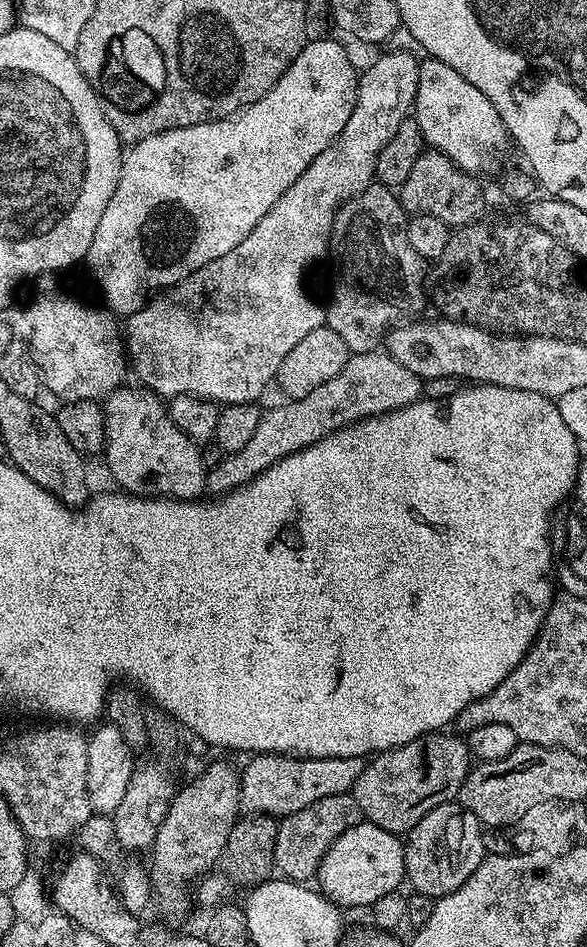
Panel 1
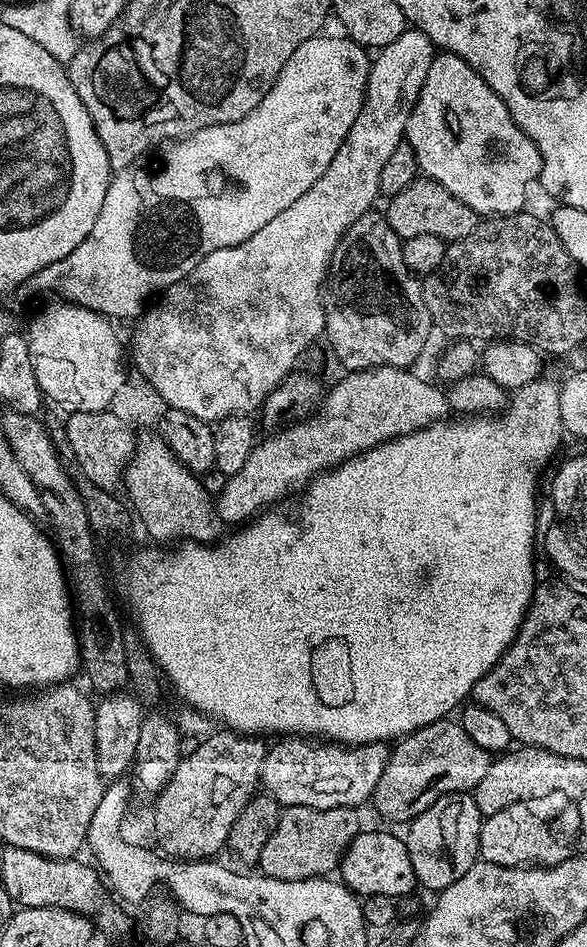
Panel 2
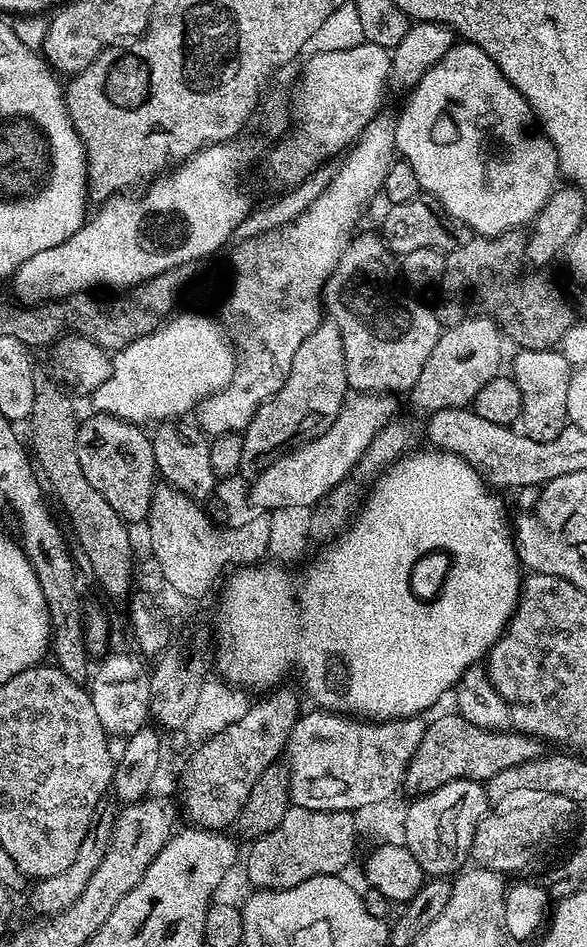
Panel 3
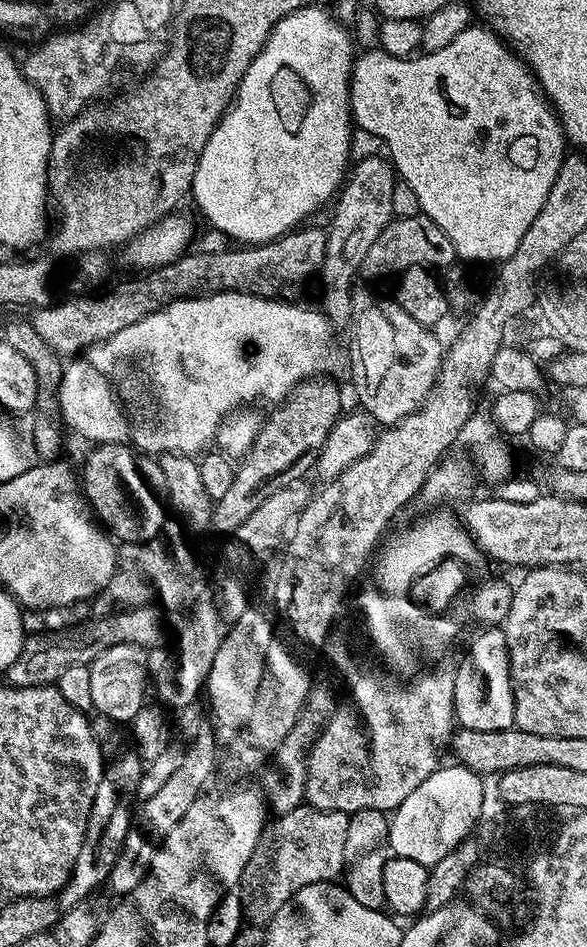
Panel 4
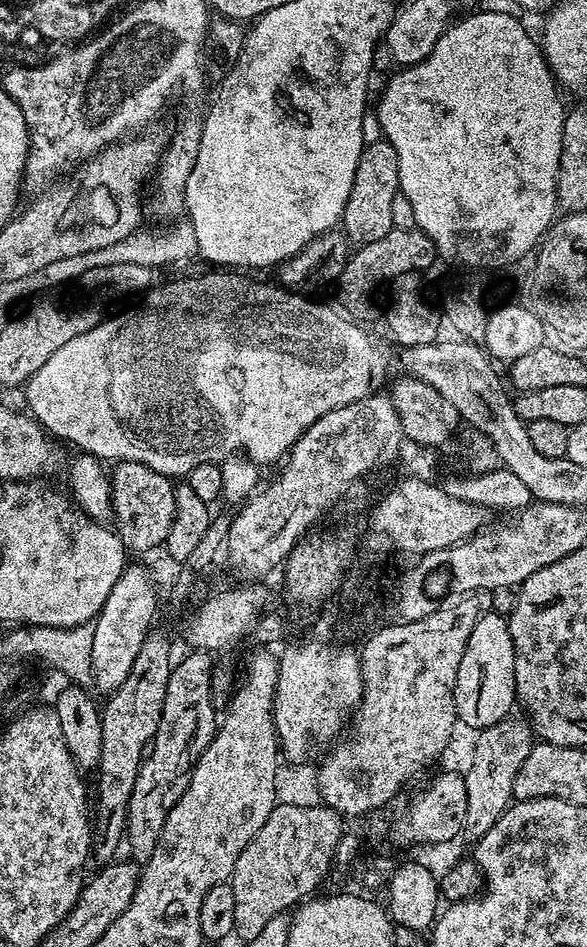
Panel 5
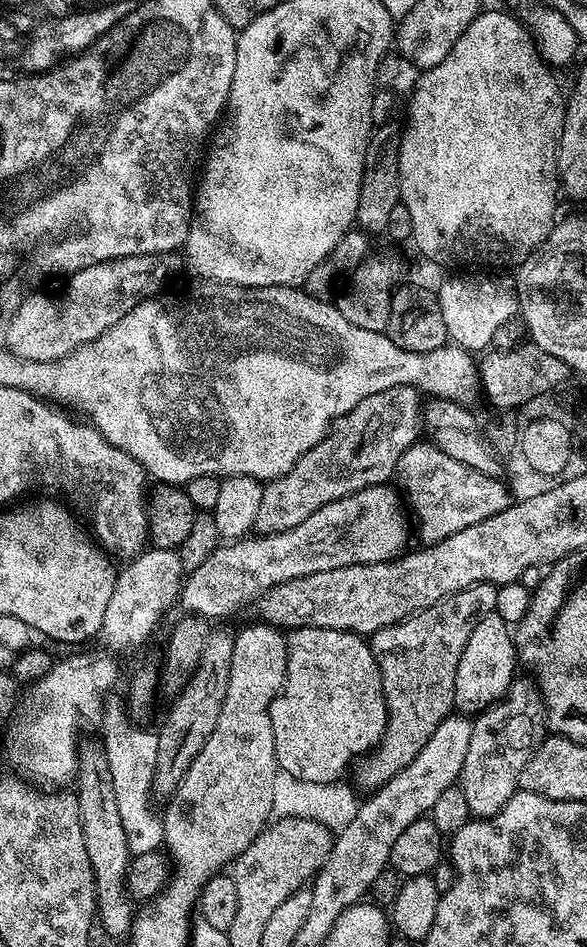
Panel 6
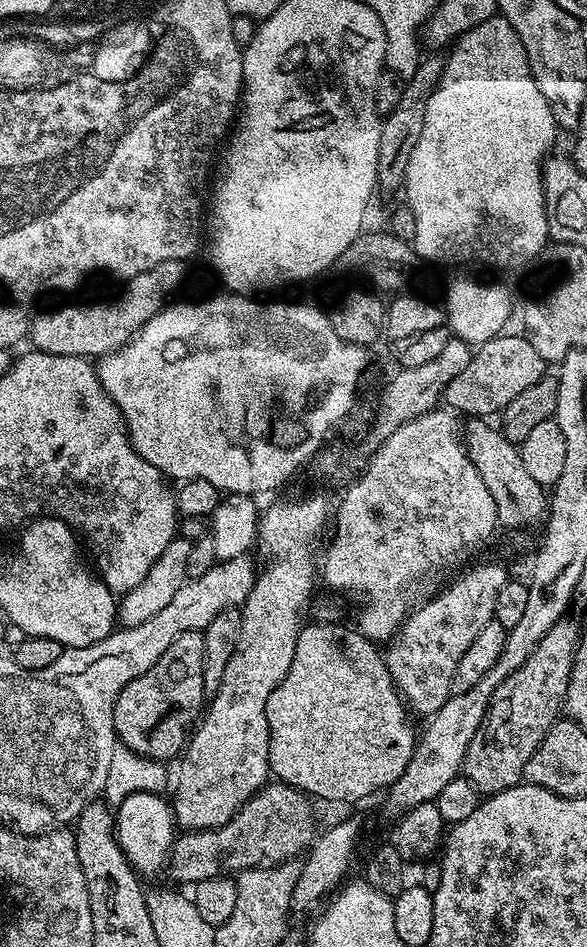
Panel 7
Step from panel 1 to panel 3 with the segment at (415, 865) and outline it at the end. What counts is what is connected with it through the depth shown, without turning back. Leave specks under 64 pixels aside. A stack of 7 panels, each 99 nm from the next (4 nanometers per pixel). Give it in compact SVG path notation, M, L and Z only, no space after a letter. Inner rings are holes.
M455 780L438 786L425 796L417 796L407 805L404 847L414 854L425 877L451 877L469 863L476 824L486 815L490 801L485 785L479 780Z

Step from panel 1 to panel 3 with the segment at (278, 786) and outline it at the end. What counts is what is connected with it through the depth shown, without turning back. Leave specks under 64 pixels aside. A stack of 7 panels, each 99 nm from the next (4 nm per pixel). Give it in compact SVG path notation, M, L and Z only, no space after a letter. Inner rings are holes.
M327 710L311 711L305 711L296 719L294 730L290 730L288 735L286 763L292 804L295 807L355 813L360 806L391 800L396 796L396 791L399 793L403 789L406 770L424 737L426 724L420 716L373 722Z

